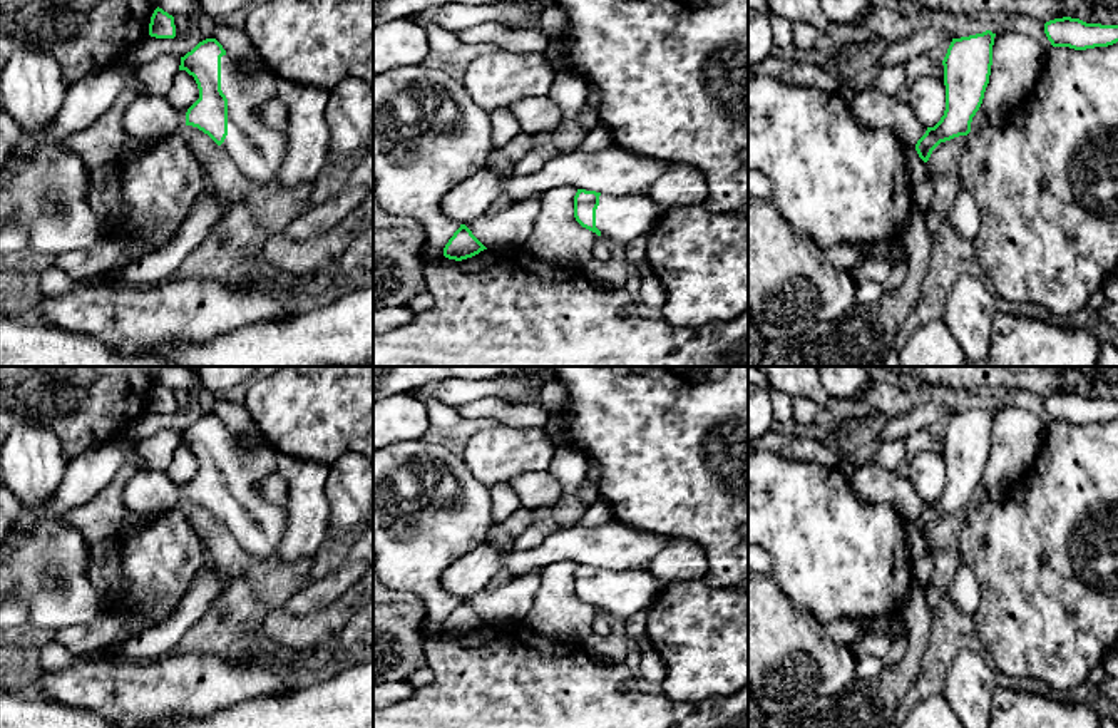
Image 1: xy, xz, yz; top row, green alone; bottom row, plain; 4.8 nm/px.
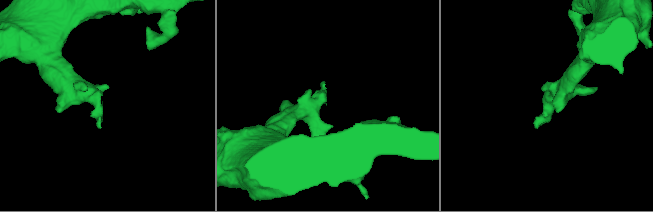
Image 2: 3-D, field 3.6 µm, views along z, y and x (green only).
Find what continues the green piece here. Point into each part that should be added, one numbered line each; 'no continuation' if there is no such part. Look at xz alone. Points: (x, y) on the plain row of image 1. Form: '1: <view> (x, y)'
1: xz (623, 593)

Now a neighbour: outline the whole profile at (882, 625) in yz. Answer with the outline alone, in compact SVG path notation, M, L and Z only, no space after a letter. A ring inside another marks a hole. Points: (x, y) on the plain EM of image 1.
M900 608L890 614L880 614L877 618L862 619L862 621L855 621L855 623L860 624L862 628L865 628L869 633L887 634L892 639L907 638L907 628L905 626L900 633L894 631L892 626L897 621L904 621L902 614L900 614Z

